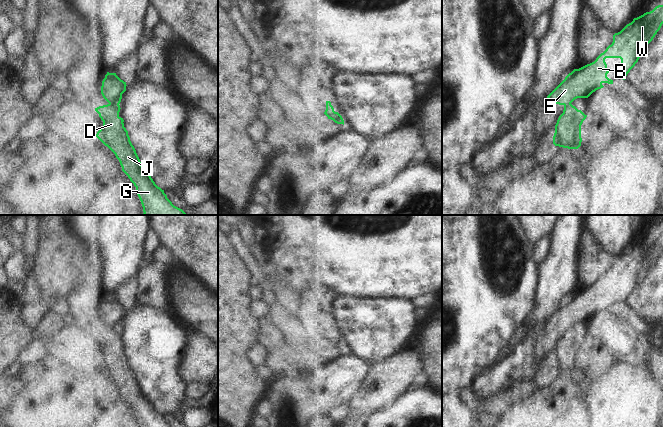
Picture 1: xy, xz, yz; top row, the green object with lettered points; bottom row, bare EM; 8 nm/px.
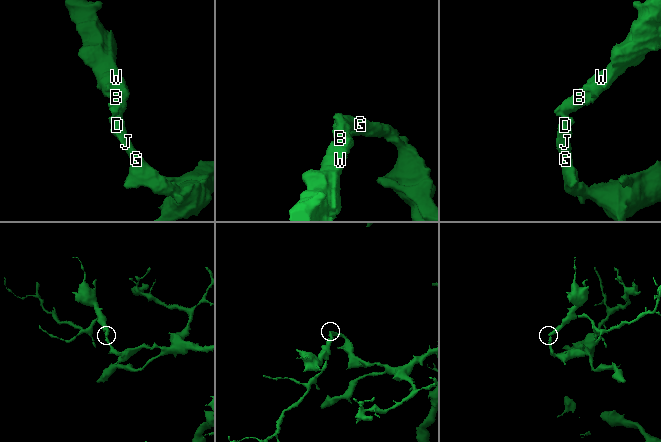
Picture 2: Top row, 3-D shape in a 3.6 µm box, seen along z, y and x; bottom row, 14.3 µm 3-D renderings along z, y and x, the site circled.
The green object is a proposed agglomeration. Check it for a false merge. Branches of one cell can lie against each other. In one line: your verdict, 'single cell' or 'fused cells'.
fused cells

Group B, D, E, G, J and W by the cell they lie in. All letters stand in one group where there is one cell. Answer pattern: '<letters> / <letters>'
B E W / D G J

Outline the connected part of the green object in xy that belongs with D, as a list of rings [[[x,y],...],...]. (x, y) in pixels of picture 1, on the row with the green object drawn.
[[[113,103],[95,108],[103,121],[96,137],[115,154],[122,171],[136,187],[143,215],[188,215],[172,204],[164,190],[144,170],[124,127],[124,120],[119,116],[120,109],[119,104]]]

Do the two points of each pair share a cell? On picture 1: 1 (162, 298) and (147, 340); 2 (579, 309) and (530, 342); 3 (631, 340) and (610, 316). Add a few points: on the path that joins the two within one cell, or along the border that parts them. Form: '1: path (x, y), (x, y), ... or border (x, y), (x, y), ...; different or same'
1: border (137, 300), (143, 304), (171, 312); different
2: border (539, 331), (536, 337), (532, 362); different
3: path (625, 334), (613, 322); same

